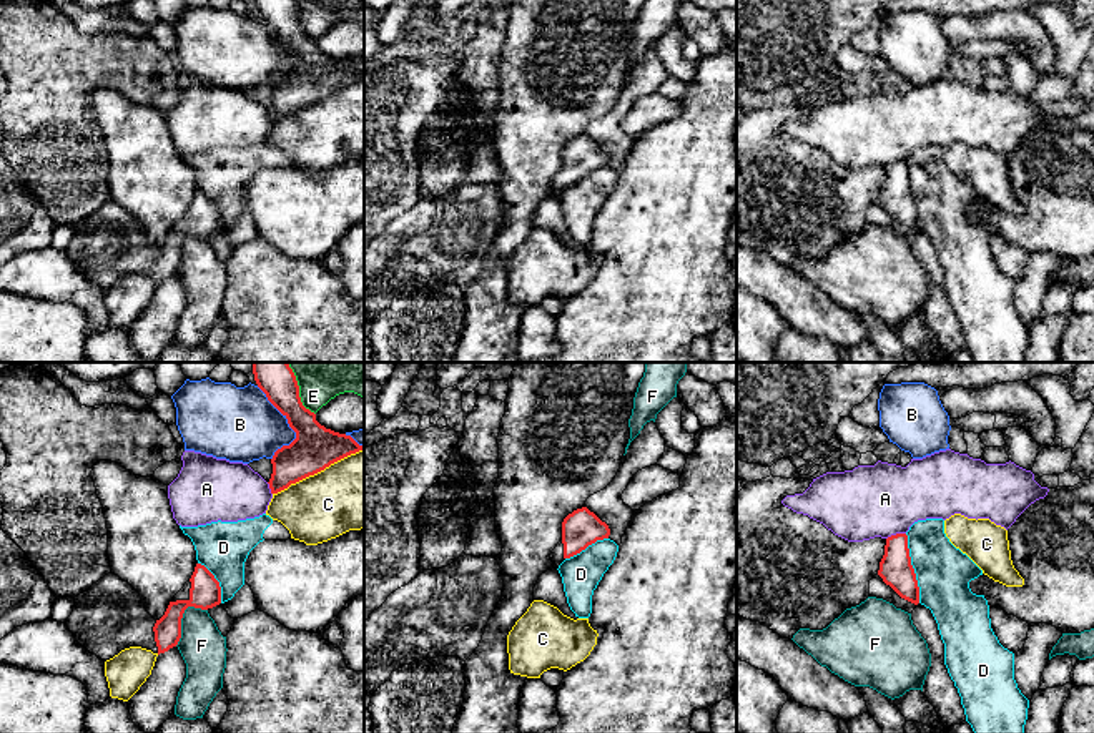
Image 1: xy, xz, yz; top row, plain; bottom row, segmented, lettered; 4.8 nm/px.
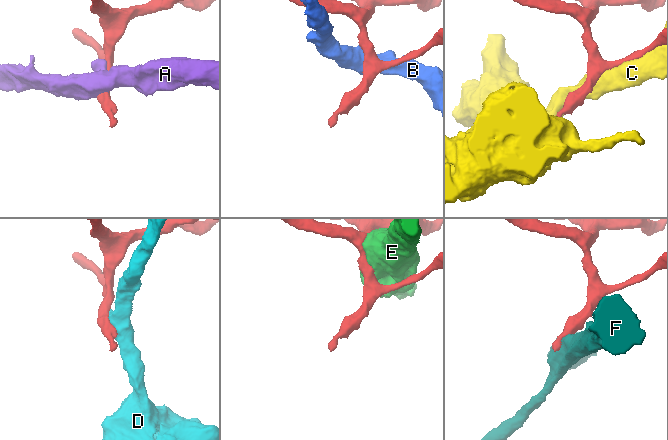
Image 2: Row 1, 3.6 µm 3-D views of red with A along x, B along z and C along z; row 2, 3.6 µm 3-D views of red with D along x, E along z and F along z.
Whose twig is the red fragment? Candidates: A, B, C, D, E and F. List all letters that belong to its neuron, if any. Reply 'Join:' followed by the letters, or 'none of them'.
Join: none of them

